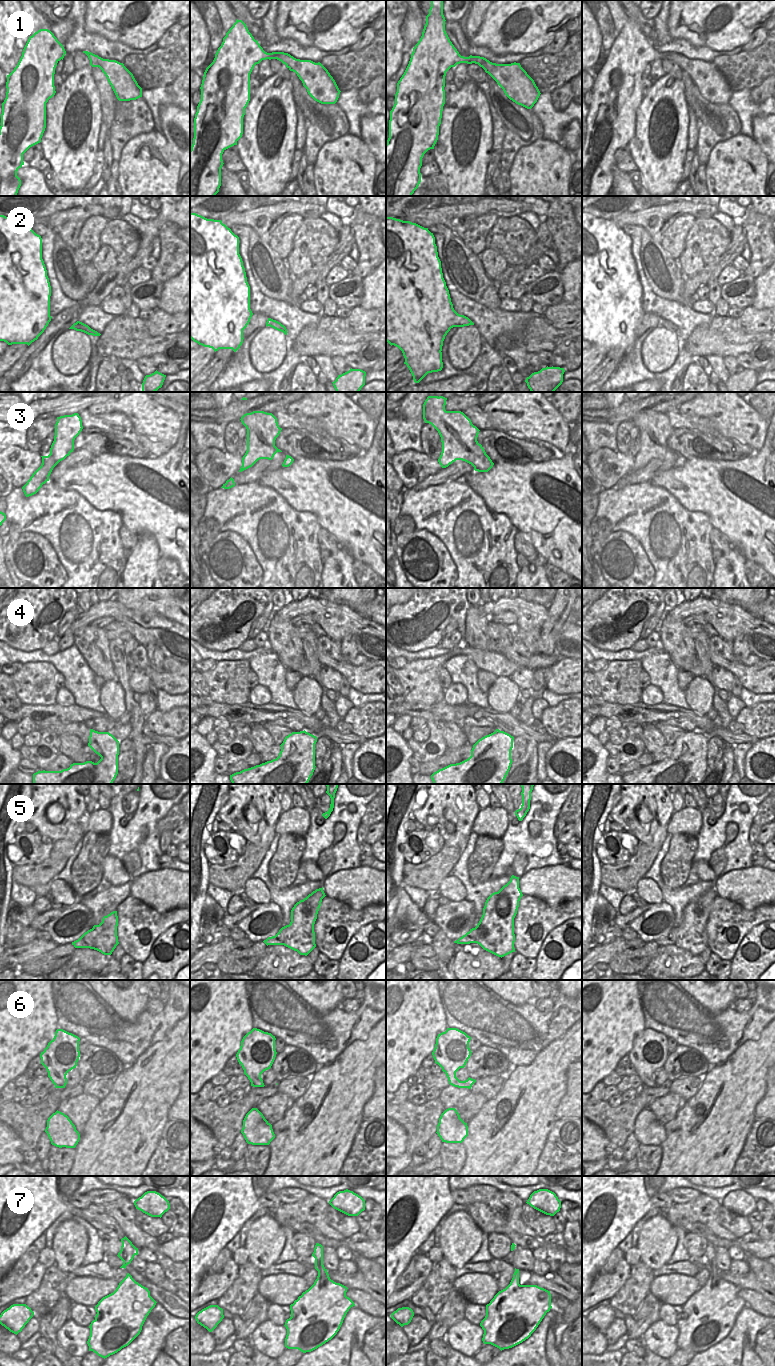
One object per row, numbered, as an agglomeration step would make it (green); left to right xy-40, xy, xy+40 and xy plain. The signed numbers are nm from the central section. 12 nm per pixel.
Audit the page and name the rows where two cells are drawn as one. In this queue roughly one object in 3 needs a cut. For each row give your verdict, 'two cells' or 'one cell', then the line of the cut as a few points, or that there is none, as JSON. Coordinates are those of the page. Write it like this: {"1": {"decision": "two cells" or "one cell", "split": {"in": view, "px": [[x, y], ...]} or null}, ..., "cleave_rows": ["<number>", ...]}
{"1": {"decision": "one cell", "split": null}, "2": {"decision": "two cells", "split": {"in": "xy", "px": [[274, 320], [268, 325]]}}, "3": {"decision": "one cell", "split": null}, "4": {"decision": "one cell", "split": null}, "5": {"decision": "two cells", "split": {"in": "xy-40", "px": [[92, 928], [97, 932], [95, 947], [100, 951]]}}, "6": {"decision": "one cell", "split": null}, "7": {"decision": "one cell", "split": null}, "cleave_rows": ["2", "5"]}

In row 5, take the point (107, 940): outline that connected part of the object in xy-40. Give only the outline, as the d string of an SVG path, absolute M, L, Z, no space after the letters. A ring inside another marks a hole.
M113 911L107 916L104 916L99 925L94 925L92 928L98 932L95 947L104 955L111 955L116 946L119 944L117 926L117 911Z

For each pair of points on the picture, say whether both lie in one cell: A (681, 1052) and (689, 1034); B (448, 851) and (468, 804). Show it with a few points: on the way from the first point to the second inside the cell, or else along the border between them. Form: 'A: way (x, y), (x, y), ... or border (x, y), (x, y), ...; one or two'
A: border (678, 1044), (692, 1047), (704, 1057); two
B: border (445, 843), (456, 846), (461, 852); two

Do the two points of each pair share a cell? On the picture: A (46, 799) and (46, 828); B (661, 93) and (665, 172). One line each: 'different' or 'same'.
A: same
B: same

